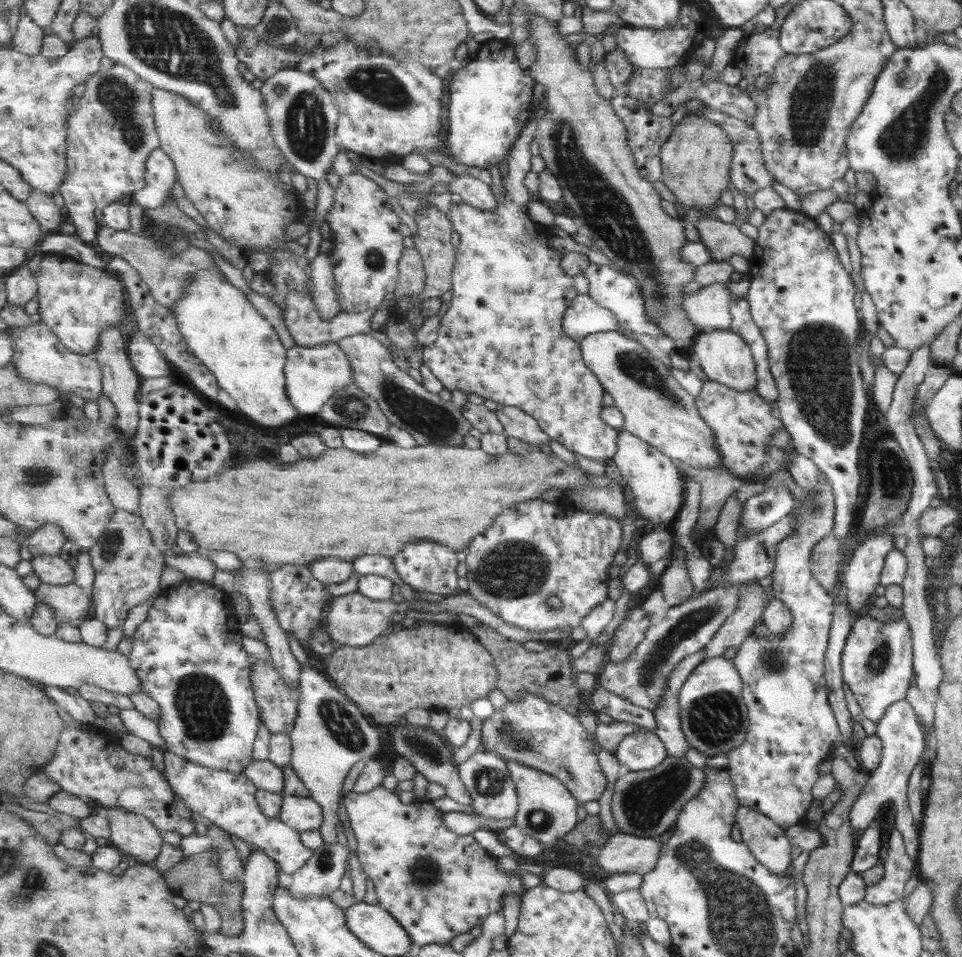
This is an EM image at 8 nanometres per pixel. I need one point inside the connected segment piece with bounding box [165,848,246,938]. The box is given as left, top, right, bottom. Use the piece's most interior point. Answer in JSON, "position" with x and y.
{"position":[197,877]}

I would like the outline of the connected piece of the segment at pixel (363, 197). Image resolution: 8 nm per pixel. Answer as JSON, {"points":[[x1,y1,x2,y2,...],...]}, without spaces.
{"points":[[357,173,341,177,335,189,333,206,325,214,325,222,333,230,334,248,330,256,343,311,376,309,389,292,398,288,399,264,406,248,399,232,401,220,393,212,389,197,377,182]]}

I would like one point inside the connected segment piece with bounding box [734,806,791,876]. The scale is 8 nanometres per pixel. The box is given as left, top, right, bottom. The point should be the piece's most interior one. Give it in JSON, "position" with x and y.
{"position":[767,842]}

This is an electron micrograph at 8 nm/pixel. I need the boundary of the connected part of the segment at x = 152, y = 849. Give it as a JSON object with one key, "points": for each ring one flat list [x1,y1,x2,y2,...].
{"points":[[121,808,107,809,106,818,112,831,109,839,121,851,145,864,152,864,161,854,163,836,150,819]]}

